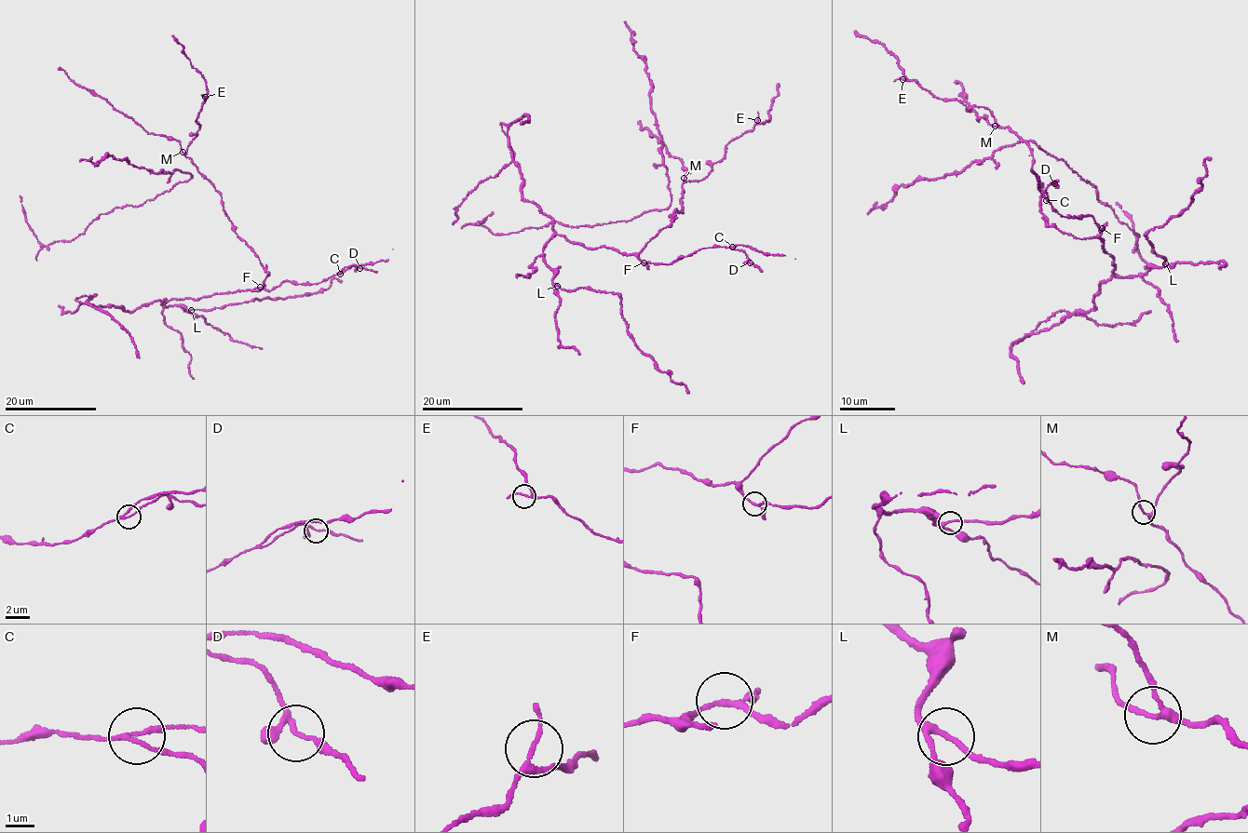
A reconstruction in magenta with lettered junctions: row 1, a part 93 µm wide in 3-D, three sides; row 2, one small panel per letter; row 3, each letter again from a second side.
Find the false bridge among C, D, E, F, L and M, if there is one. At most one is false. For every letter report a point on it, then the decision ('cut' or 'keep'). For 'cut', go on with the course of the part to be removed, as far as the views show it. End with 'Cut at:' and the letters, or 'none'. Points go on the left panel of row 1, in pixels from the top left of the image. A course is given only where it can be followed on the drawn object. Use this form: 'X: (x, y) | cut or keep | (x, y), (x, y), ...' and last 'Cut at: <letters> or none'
C: (340, 274) | keep
D: (359, 268) | keep
E: (205, 97) | keep
F: (260, 287) | keep
L: (191, 310) | keep
M: (183, 152) | keep
Cut at: none

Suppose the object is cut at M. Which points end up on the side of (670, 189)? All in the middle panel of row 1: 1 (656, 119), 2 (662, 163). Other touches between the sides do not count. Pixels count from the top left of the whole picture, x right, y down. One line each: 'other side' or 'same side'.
1: same side
2: same side

